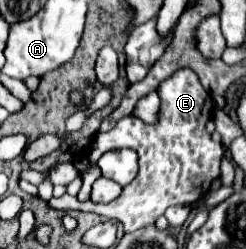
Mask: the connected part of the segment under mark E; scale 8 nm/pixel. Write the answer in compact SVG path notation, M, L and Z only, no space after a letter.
M184 67L160 83L160 101L160 121L156 125L146 125L138 117L128 115L122 117L110 131L98 133L90 145L90 161L98 161L100 155L112 147L132 147L140 157L138 177L122 189L122 195L116 201L106 205L91 200L80 202L77 197L65 194L52 197L49 205L62 211L78 210L118 219L124 225L124 231L132 233L140 227L156 223L156 219L172 205L194 205L200 201L208 193L210 183L220 175L220 159L224 151L222 145L212 141L206 131L206 123L212 119L212 97L200 85L198 75Z

